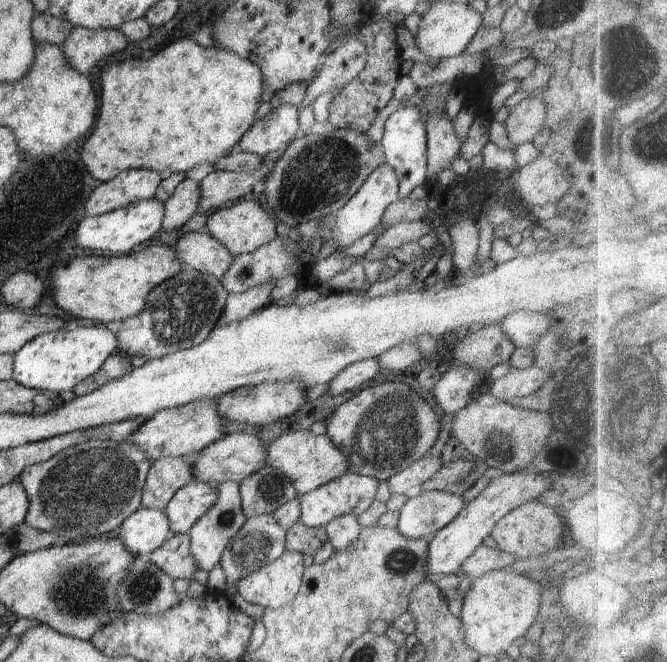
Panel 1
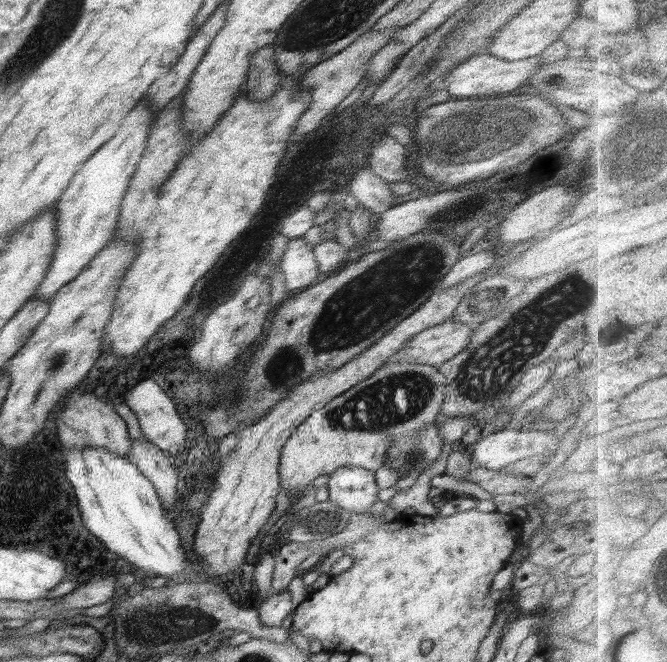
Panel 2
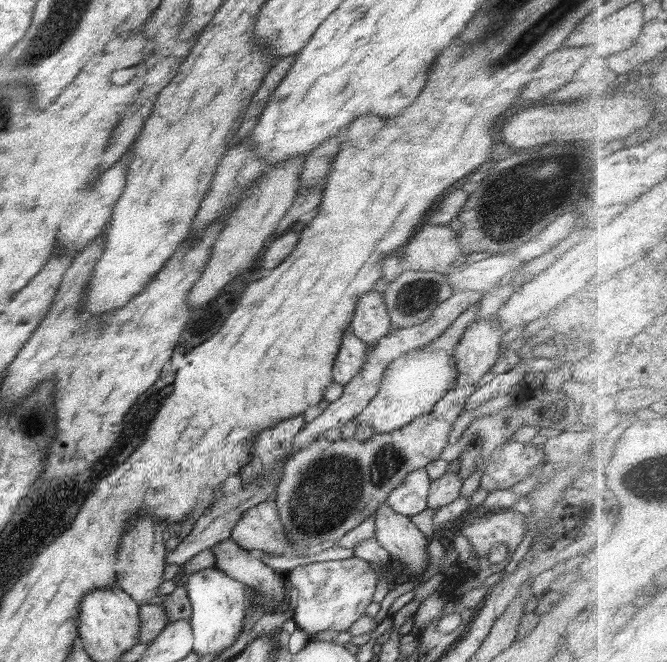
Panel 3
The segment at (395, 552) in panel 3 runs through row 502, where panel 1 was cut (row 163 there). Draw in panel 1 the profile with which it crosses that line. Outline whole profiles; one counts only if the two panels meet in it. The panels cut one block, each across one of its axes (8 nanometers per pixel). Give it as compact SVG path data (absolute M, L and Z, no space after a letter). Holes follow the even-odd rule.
M386 162L375 168L369 177L360 186L358 192L337 210L335 215L335 226L331 232L331 238L336 242L338 249L347 247L370 232L381 222L387 206L399 199L399 178L396 171Z

